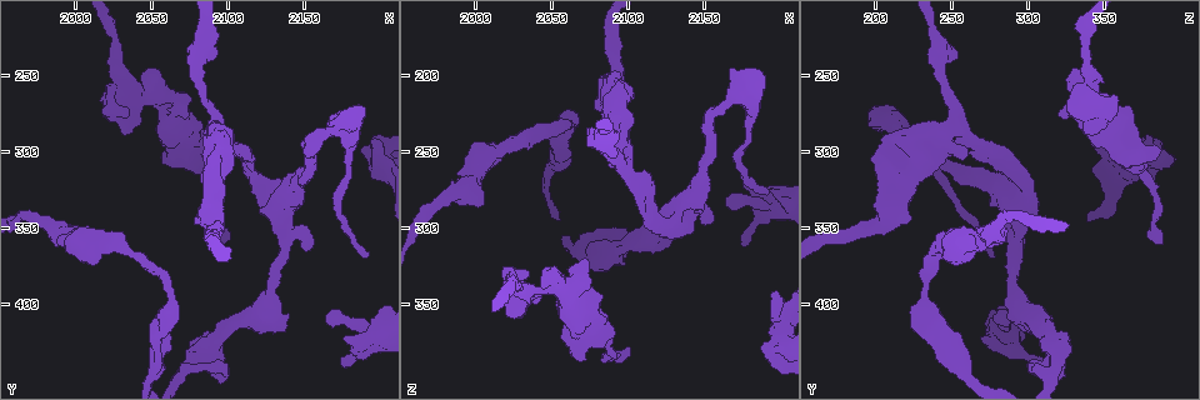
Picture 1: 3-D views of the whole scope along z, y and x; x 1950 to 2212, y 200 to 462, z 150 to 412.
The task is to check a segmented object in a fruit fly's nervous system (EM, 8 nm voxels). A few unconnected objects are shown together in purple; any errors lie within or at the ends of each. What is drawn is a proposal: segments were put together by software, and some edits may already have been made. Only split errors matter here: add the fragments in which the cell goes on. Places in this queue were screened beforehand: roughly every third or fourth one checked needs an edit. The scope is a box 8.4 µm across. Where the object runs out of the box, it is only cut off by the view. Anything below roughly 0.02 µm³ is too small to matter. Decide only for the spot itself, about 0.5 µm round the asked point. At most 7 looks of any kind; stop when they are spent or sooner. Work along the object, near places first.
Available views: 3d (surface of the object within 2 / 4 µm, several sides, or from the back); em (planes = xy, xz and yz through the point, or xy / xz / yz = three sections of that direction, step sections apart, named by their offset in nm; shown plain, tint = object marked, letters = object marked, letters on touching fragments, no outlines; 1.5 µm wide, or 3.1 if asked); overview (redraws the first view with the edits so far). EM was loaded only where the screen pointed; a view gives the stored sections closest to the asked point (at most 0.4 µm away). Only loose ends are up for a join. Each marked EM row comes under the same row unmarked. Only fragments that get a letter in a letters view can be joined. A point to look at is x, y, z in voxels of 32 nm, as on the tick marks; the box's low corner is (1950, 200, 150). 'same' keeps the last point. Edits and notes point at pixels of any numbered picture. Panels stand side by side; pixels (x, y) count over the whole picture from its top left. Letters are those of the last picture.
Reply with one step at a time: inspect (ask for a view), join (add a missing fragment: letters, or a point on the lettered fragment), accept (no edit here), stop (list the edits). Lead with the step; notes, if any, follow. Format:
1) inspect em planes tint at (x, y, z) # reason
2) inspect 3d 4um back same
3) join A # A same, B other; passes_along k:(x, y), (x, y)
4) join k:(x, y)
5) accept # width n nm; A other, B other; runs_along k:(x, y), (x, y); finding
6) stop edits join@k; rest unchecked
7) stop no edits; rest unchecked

inspect em planes letters at (2176, 440, 312) # an open end

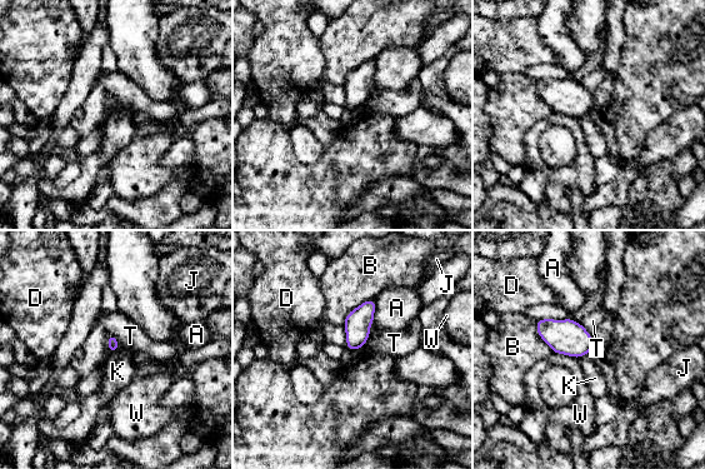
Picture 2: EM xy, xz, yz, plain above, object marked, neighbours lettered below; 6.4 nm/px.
accept # A other, B other, D other, J other, K other, T other, W other; border 2:(591, 352), (579, 359); no lettered fragment goes on from it

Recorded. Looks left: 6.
inspect em planes letters at (2190, 370, 276) # end of a long branch

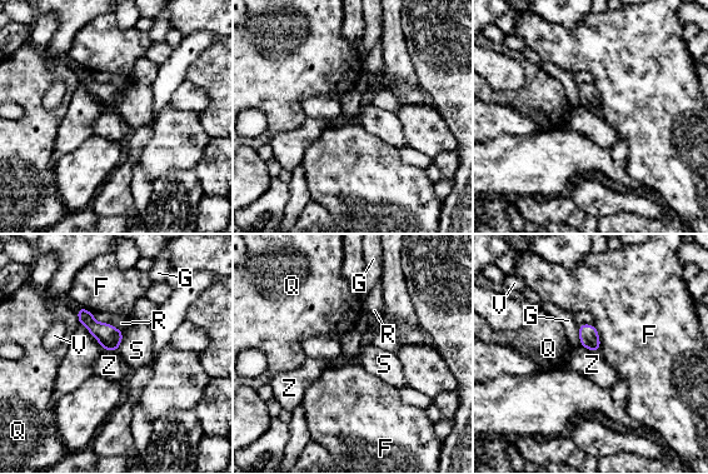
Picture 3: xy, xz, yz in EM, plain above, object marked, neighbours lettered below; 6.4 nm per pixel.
accept # F other, G other, Q other, R other, S other, V other, Z other; border 3:(579, 345), (598, 353); none of them fits

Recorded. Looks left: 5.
inspect 3d 4um at (2088, 442, 300) # an open end

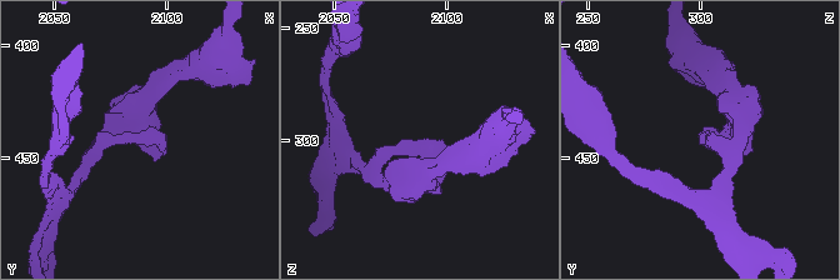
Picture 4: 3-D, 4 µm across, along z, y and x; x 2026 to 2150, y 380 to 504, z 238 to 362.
inspect em planes tint at (2089, 441, 299)

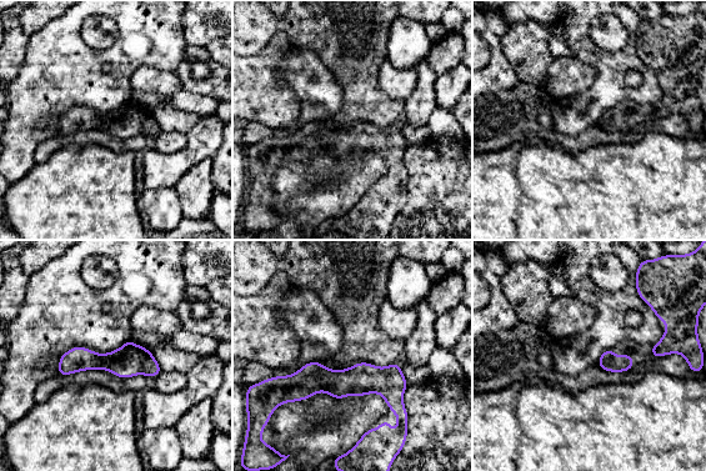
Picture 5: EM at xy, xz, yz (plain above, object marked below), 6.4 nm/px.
inspect em planes letters same # see the neighbours

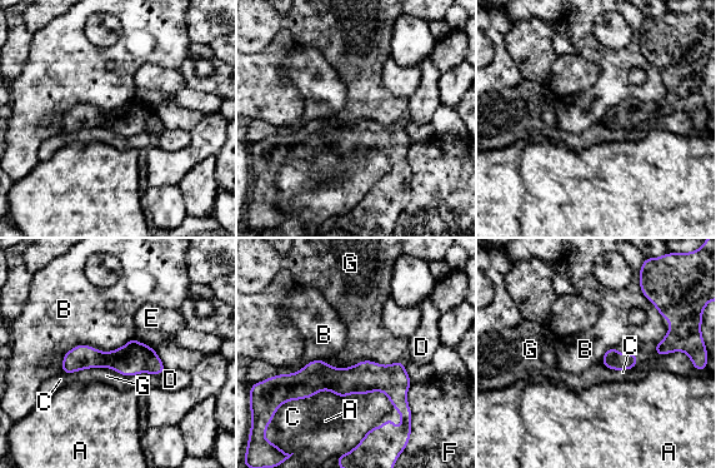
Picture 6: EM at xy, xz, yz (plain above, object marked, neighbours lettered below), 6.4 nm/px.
accept # A other, B other, C other, D other, E other, F other, G other; border 6:(133, 335), (76, 344), (61, 373); no lettered fragment goes on from it

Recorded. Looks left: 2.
stop no edits; rest unchecked

